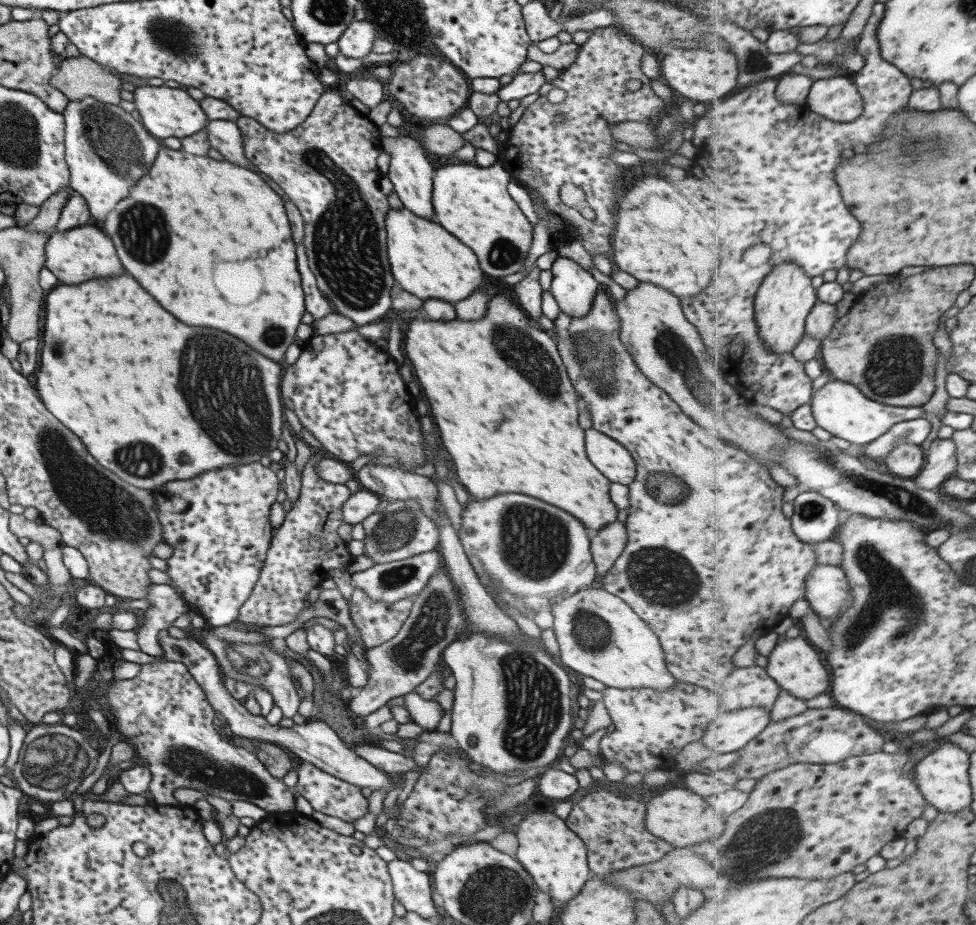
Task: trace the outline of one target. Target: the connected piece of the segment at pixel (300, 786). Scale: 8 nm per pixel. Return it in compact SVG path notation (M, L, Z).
M301 761L294 771L296 772L297 780L293 791L307 800L314 811L327 816L335 816L335 818L339 818L343 822L350 823L368 813L368 800L365 799L365 796L361 794L360 789L355 785L339 780L307 762Z

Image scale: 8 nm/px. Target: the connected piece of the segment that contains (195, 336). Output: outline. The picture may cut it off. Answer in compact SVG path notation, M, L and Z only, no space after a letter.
M121 274L107 280L89 280L87 284L57 284L45 292L45 320L41 330L41 354L39 354L39 372L35 376L35 388L44 407L69 430L87 448L87 452L109 472L119 476L131 486L145 490L162 487L172 480L187 480L201 471L214 471L225 467L236 467L248 462L259 462L261 456L267 456L276 448L281 438L283 422L282 402L280 399L280 380L283 363L267 360L259 352L247 348L247 344L227 336L225 332L213 328L195 328L179 324L169 312L165 312L131 276Z

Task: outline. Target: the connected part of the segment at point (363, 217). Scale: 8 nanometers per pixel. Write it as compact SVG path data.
M334 90L324 91L306 119L287 132L269 131L255 119L243 115L239 115L234 123L241 135L244 157L278 184L299 210L309 270L315 277L319 292L329 301L331 310L349 318L357 326L381 321L390 308L389 290L395 282L386 257L384 216L390 206L378 189L378 181L383 175L375 163L382 148L378 127L367 116L353 110Z

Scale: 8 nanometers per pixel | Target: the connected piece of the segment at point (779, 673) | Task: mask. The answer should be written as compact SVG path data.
M798 636L792 639L785 639L775 646L768 656L766 669L778 681L781 688L805 700L811 700L811 698L819 696L819 694L828 694L827 690L831 688L829 670L821 662L819 652L805 638Z

